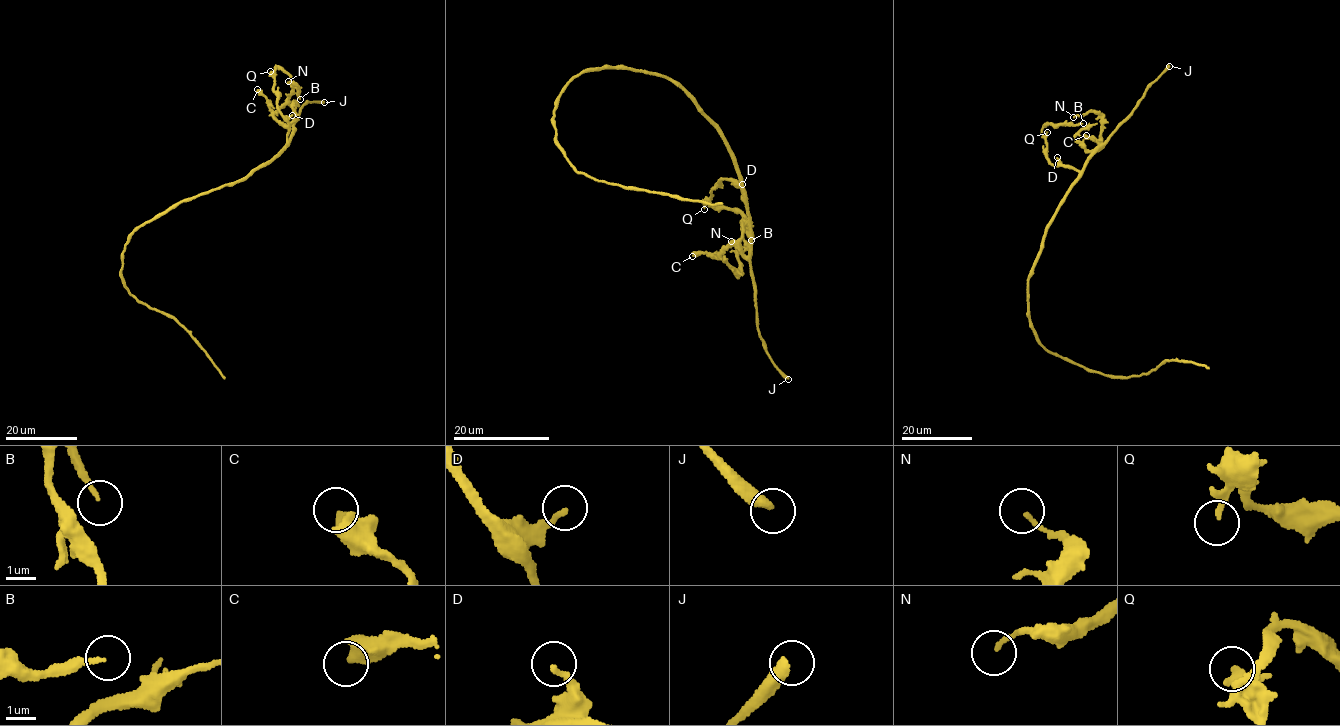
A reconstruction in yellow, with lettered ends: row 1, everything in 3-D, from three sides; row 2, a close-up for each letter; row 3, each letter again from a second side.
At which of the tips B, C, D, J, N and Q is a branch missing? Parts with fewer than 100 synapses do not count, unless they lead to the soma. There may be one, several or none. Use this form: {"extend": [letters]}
{"extend": ["J"]}

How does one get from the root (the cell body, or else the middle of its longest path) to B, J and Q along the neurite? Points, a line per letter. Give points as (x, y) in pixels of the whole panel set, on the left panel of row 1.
B: (199, 196), (244, 177), (287, 143), (288, 124), (273, 90), (275, 67), (288, 73), (300, 99)
J: (199, 196), (244, 177), (271, 159), (289, 140), (292, 124), (304, 103), (324, 102)
Q: (199, 196), (244, 177), (287, 143), (288, 124), (278, 109), (270, 71)

